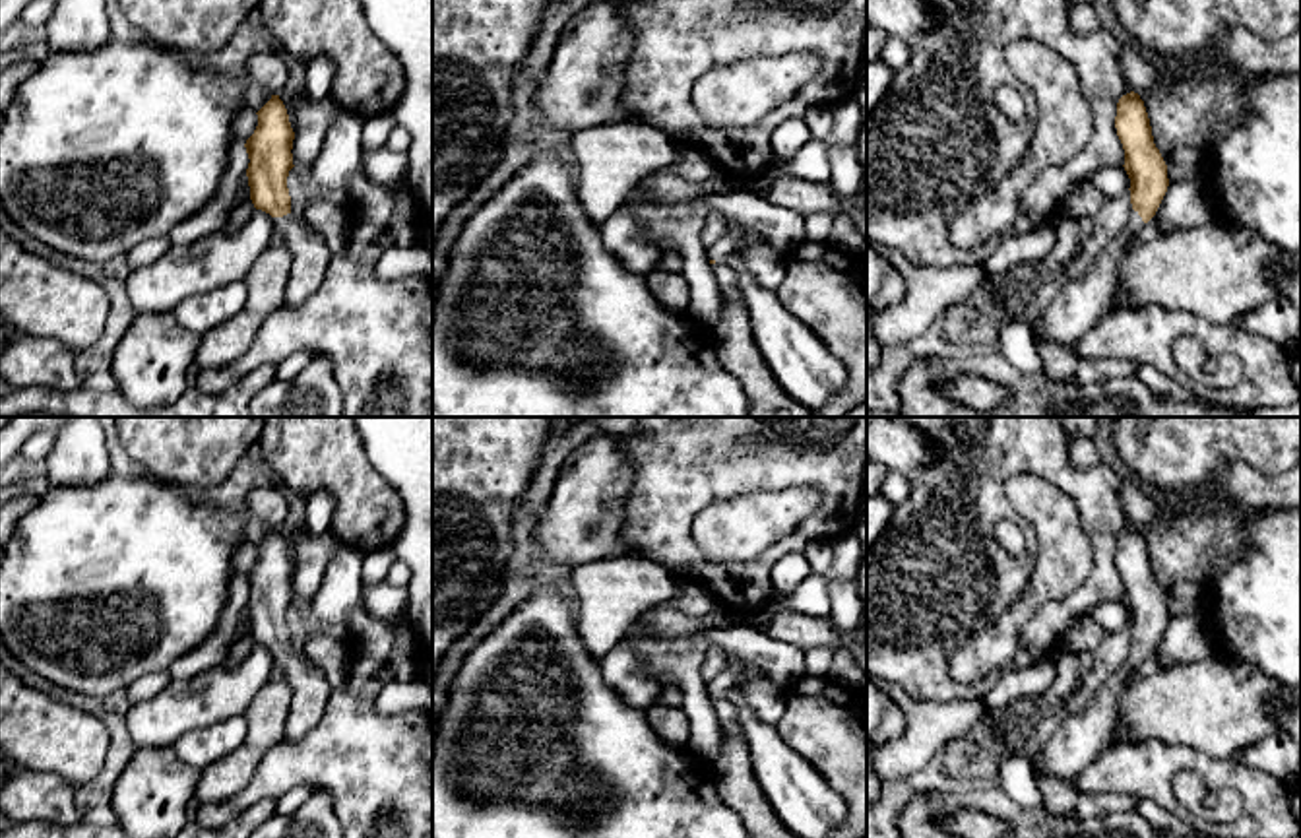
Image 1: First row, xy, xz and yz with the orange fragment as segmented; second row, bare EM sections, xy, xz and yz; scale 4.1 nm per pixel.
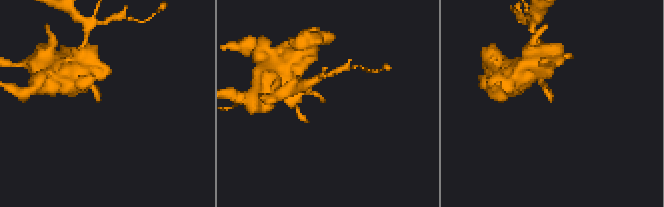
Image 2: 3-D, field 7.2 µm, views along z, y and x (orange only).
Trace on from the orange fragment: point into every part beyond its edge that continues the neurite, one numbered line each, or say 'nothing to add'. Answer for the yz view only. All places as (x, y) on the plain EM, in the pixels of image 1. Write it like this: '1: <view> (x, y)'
1: yz (1084, 736)

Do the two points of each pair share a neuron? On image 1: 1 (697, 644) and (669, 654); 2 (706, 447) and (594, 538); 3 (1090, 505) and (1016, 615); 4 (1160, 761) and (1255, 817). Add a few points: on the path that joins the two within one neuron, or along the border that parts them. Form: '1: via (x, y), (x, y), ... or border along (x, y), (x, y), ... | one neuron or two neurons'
1: via (691, 650), (675, 654) | one neuron
2: border along (633, 470), (633, 480), (623, 499), (621, 555) | two neurons
3: border along (1053, 483), (1077, 513), (1088, 542), (1090, 567) | two neurons
4: via (1189, 761), (1216, 773), (1232, 773), (1247, 788) | one neuron

